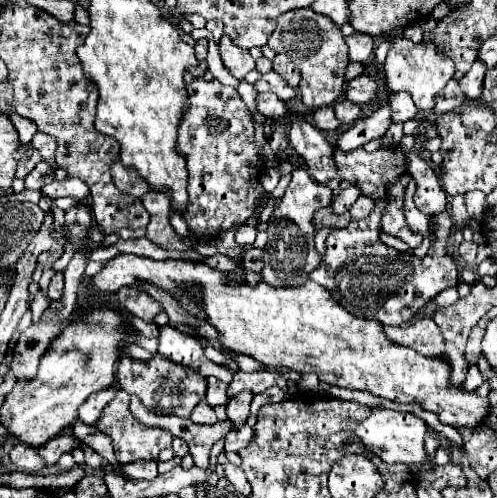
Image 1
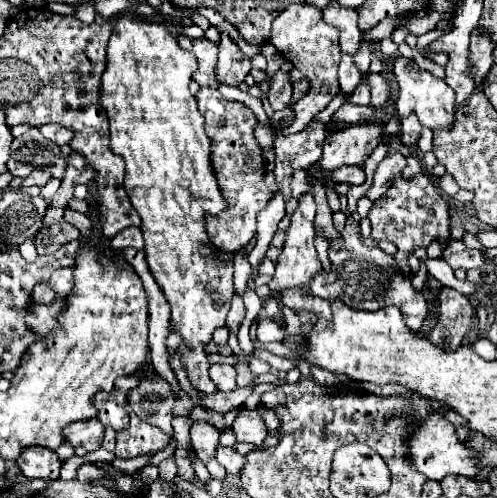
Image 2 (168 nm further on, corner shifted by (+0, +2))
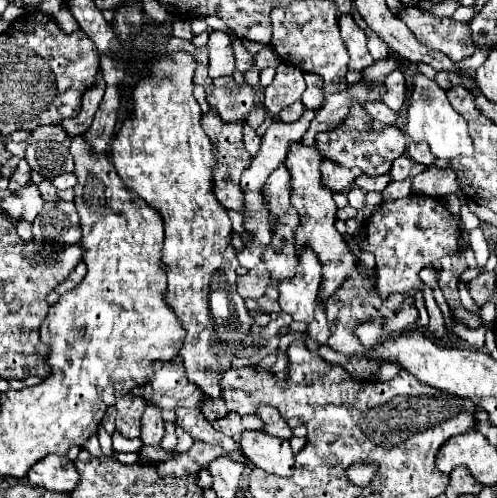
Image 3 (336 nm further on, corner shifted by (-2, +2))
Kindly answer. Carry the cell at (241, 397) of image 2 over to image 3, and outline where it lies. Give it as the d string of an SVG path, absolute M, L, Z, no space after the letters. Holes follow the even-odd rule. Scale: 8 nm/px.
M176 362L158 364L154 376L144 386L136 388L134 394L162 406L162 410L202 408L206 402L206 396L202 396L200 388L186 378L182 364Z

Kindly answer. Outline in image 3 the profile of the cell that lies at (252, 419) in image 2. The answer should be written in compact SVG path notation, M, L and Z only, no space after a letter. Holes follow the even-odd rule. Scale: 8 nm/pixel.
M244 430L240 440L244 456L258 468L276 474L290 476L294 472L294 452L288 440L270 436L264 430Z

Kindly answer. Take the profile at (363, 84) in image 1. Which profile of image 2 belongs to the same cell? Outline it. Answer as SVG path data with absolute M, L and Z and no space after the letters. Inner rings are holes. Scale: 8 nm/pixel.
M368 74L368 80L372 84L372 106L382 108L392 94L392 86L382 74Z

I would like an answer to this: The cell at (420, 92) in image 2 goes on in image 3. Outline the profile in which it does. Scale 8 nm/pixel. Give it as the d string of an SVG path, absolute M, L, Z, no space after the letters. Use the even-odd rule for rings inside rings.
M422 72L414 74L414 86L412 86L412 98L406 112L406 134L414 142L428 142L432 154L436 158L458 158L458 156L472 156L472 140L468 136L468 124L466 120L450 106L446 90L440 88L434 80L426 78Z

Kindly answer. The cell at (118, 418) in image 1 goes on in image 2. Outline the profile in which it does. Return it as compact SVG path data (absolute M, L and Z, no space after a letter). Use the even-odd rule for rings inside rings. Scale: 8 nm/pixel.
M130 412L130 426L116 434L116 456L136 458L142 454L156 454L166 448L170 438L160 432L160 428L142 422L134 412Z

